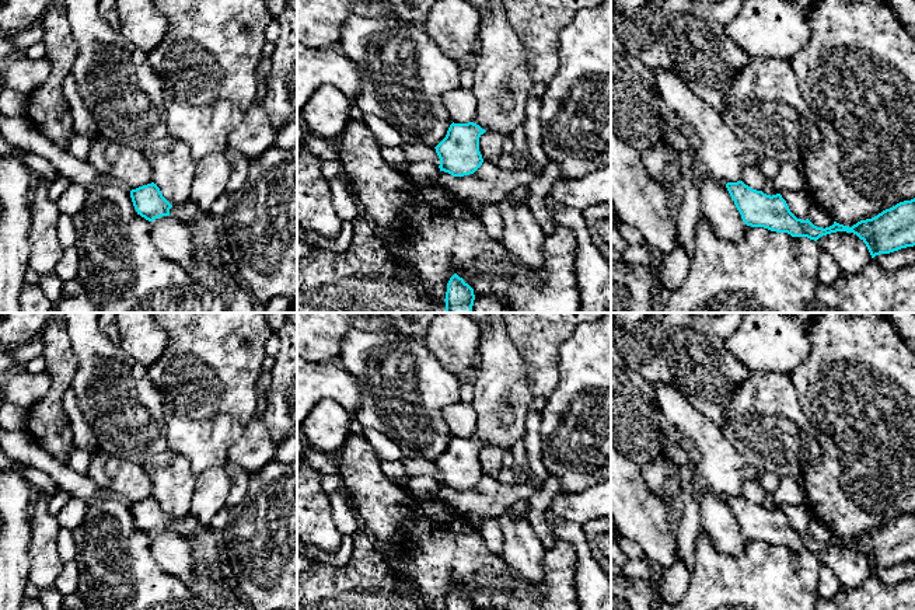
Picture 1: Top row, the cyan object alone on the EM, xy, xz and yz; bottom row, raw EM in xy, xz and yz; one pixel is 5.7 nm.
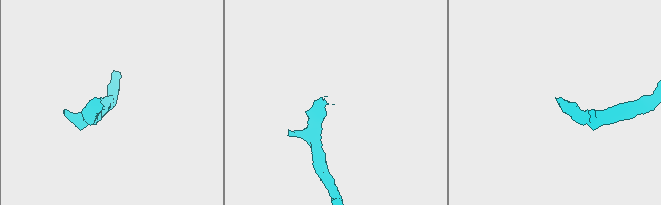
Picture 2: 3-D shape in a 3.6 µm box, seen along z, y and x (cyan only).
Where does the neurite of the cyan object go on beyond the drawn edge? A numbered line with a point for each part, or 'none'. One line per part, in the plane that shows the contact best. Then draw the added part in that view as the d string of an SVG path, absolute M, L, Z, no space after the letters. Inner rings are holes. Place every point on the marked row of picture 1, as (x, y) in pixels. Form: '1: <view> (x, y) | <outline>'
1: xz (502, 83) | M489 0L489 14L485 15L481 8L478 8L481 15L479 38L476 45L476 52L471 60L474 70L474 86L472 93L476 97L476 114L474 123L479 125L486 132L497 132L509 136L517 126L523 125L525 121L525 104L531 95L531 88L534 87L534 80L528 72L527 55L511 29L502 0Z

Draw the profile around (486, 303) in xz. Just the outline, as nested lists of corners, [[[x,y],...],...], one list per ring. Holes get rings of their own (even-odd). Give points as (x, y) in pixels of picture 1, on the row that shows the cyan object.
[[[482,296],[474,300],[472,313],[514,313],[506,301],[497,296]]]

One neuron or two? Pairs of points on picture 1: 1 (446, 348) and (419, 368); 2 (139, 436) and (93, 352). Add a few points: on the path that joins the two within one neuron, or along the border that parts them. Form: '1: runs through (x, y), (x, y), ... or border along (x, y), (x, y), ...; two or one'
1: border along (422, 340), (425, 347), (449, 370), (461, 376); two
2: runs through (126, 415), (108, 384), (105, 373); one

